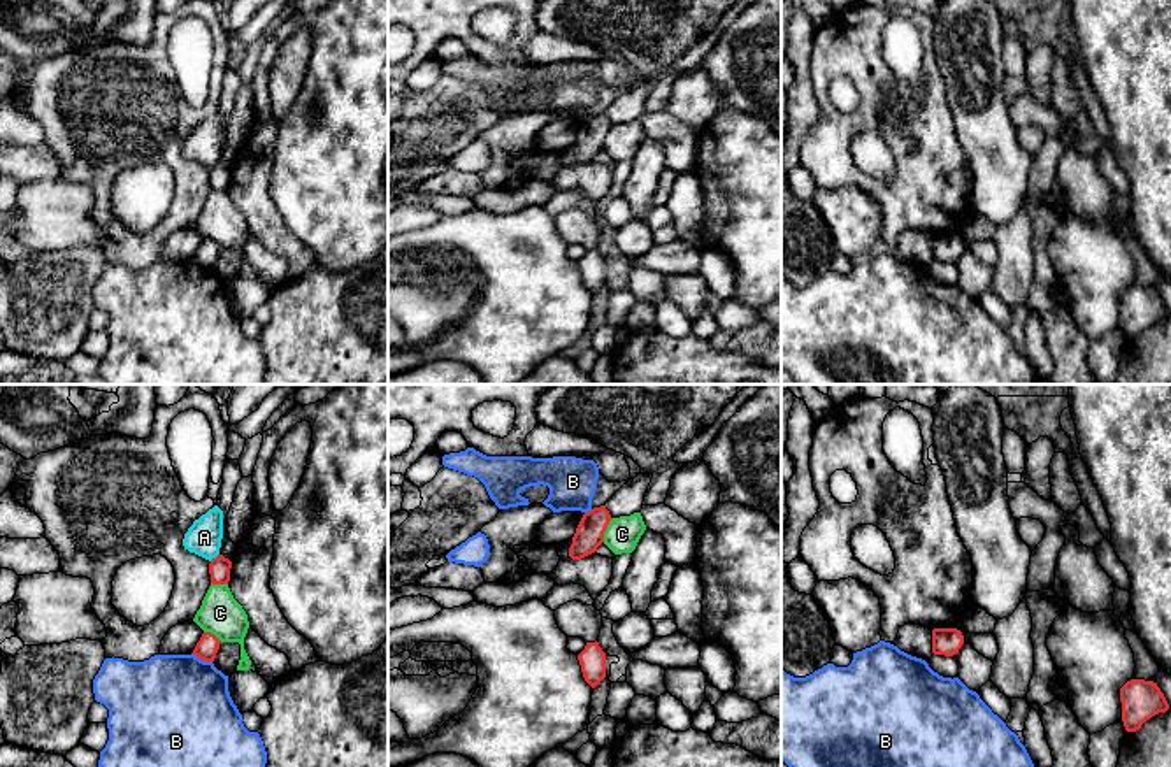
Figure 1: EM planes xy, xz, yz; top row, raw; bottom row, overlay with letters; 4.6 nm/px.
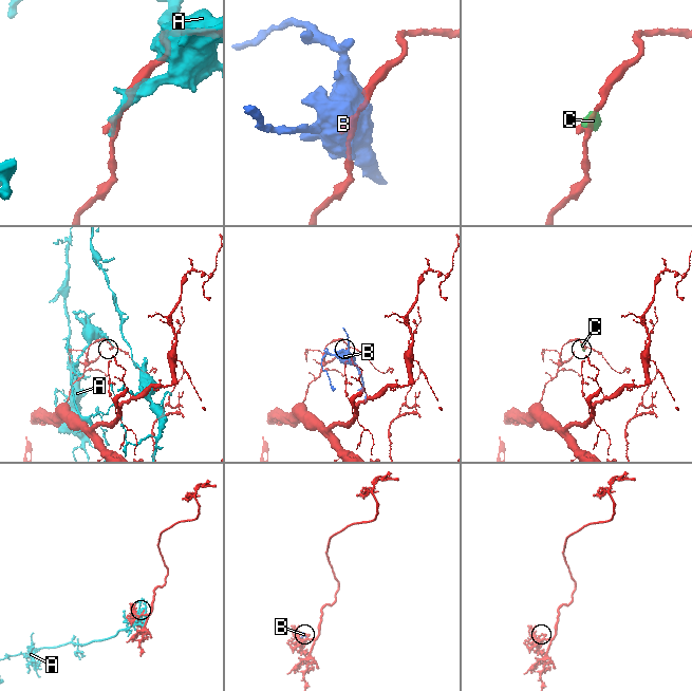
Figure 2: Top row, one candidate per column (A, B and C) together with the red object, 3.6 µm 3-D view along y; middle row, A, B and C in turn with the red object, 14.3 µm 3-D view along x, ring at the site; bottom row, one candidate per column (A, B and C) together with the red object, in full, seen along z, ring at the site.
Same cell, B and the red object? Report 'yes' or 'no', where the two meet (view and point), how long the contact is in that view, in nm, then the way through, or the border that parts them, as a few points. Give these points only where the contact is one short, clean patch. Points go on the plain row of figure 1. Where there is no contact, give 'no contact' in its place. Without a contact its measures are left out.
no; contact xy (202, 265); length 100 nm; border xy (192, 260), (211, 269)

